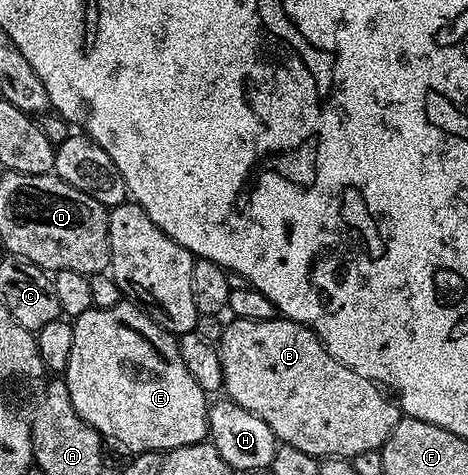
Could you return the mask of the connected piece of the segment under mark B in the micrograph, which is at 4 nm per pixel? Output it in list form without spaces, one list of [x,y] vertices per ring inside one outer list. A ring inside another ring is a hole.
[[[276,317],[269,321],[245,321],[244,319],[232,318],[230,322],[224,326],[223,336],[217,345],[219,368],[223,371],[223,391],[226,398],[233,400],[237,405],[241,405],[241,409],[249,409],[253,413],[257,413],[257,417],[261,417],[261,421],[265,421],[265,425],[269,425],[269,429],[273,429],[275,438],[279,443],[288,443],[293,445],[293,449],[302,449],[305,453],[316,457],[340,455],[342,459],[350,459],[351,456],[357,453],[369,453],[382,448],[383,443],[389,437],[389,433],[393,433],[393,429],[398,425],[401,418],[398,402],[391,400],[390,403],[382,395],[384,392],[376,384],[370,383],[368,379],[361,377],[357,373],[353,373],[353,369],[341,365],[341,361],[337,361],[327,352],[323,342],[309,328],[282,317]]]

